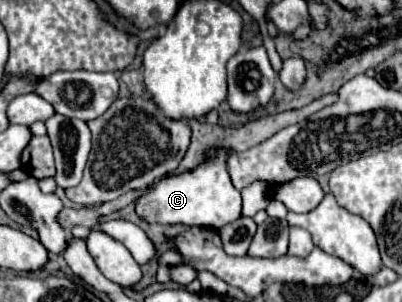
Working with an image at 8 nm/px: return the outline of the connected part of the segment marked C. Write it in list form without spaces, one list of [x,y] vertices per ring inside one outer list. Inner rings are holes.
[[[213,147],[205,153],[205,159],[189,171],[167,175],[157,179],[135,203],[137,215],[147,223],[161,225],[187,225],[187,227],[213,227],[223,225],[241,217],[241,195],[233,187],[227,173],[227,147]]]

